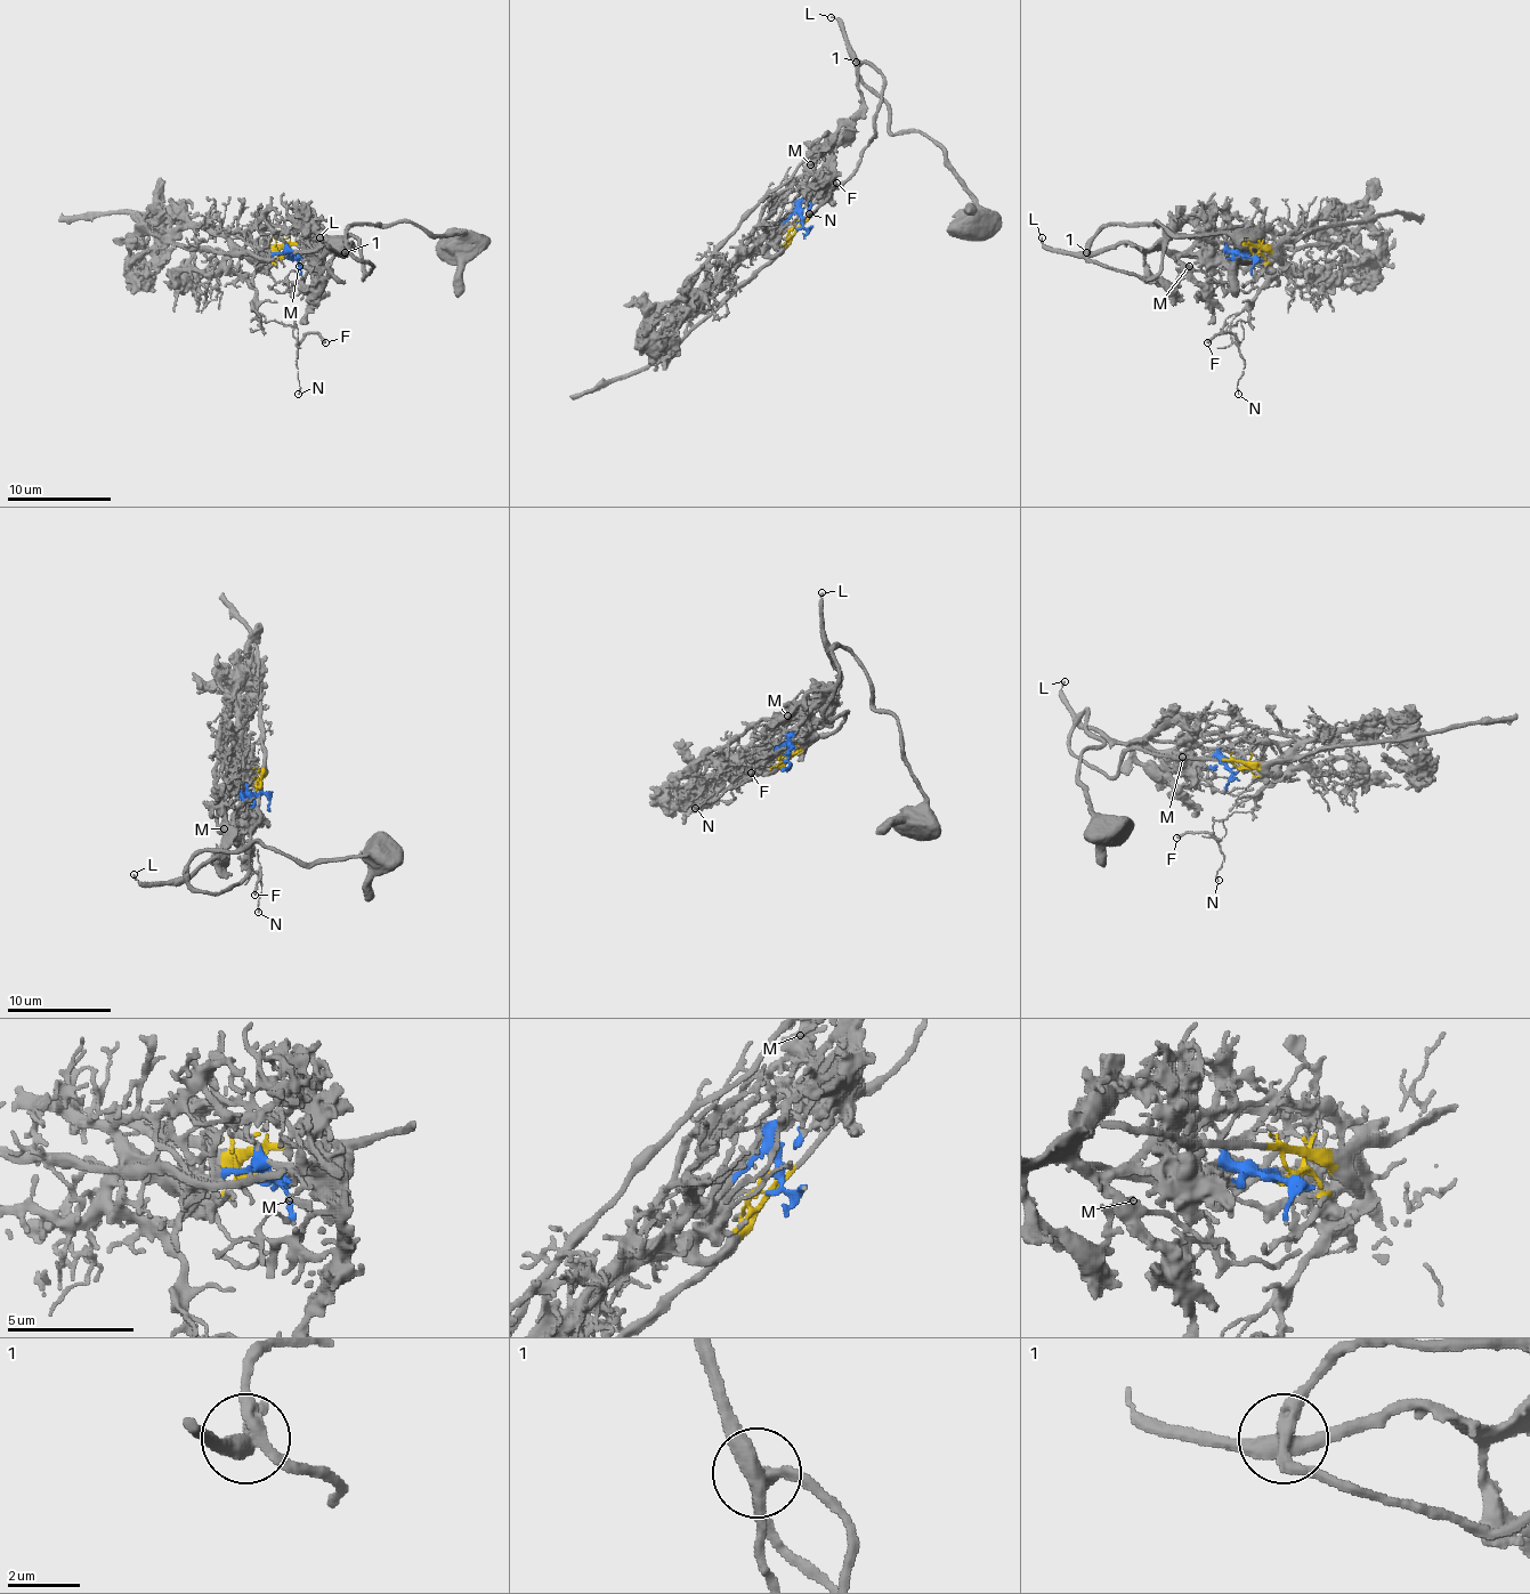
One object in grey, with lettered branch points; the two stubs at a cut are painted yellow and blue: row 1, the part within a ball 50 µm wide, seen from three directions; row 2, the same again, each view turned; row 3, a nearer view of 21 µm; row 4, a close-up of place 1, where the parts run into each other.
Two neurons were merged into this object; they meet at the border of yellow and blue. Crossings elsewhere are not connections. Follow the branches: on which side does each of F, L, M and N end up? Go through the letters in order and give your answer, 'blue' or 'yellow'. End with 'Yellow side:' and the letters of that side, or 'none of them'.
F: yellow
L: blue
M: blue
N: yellow
Yellow side: F, N

